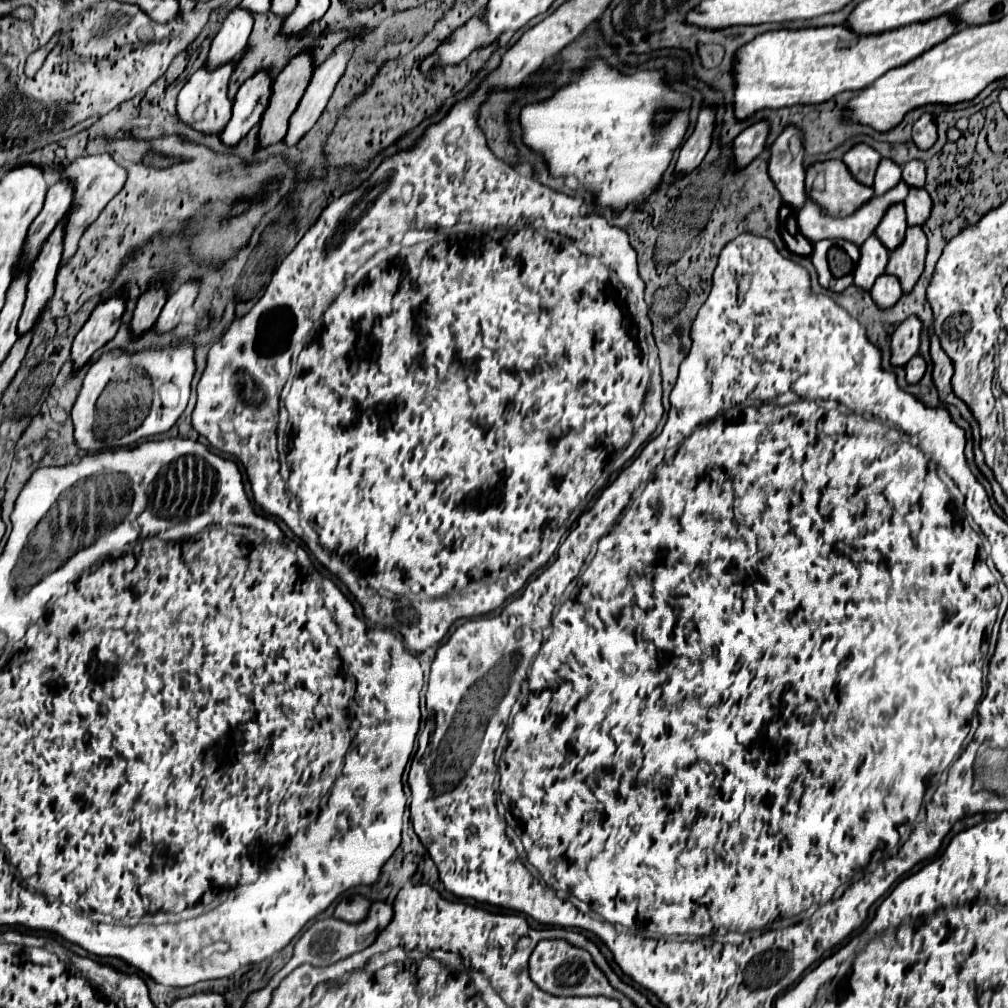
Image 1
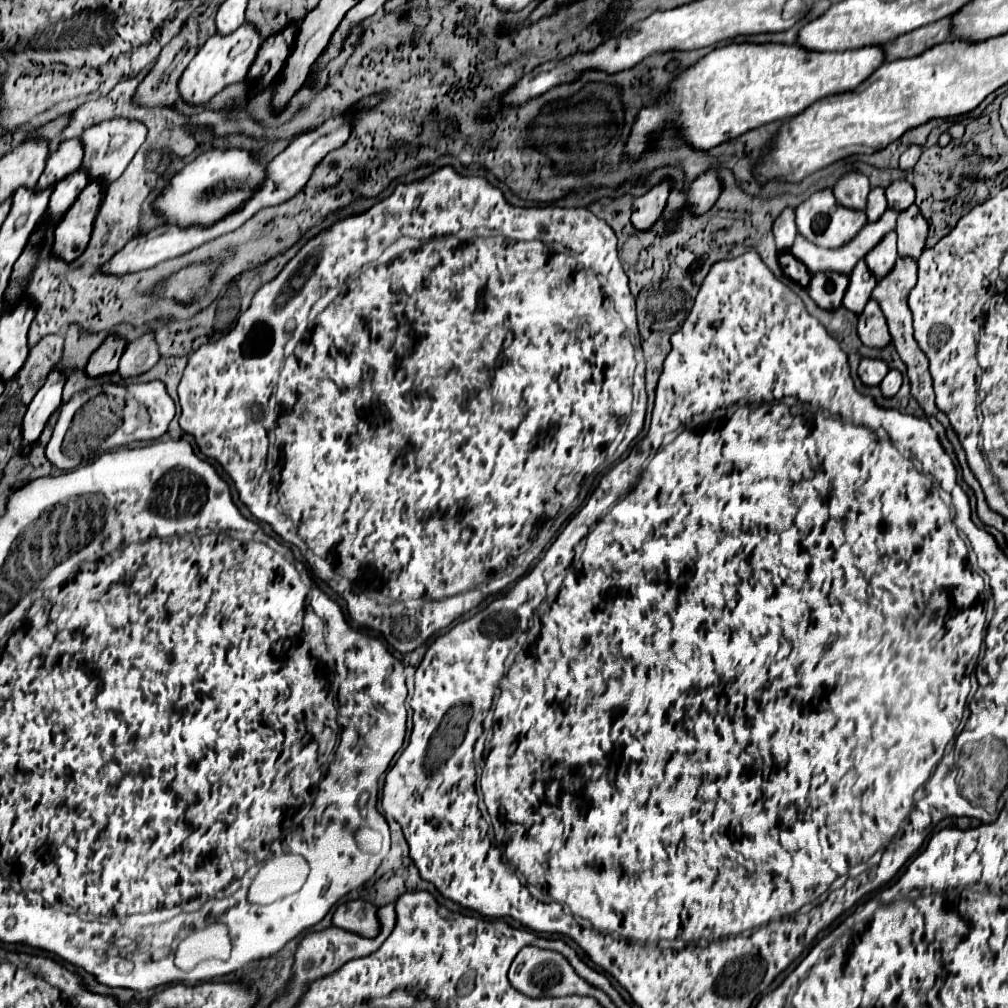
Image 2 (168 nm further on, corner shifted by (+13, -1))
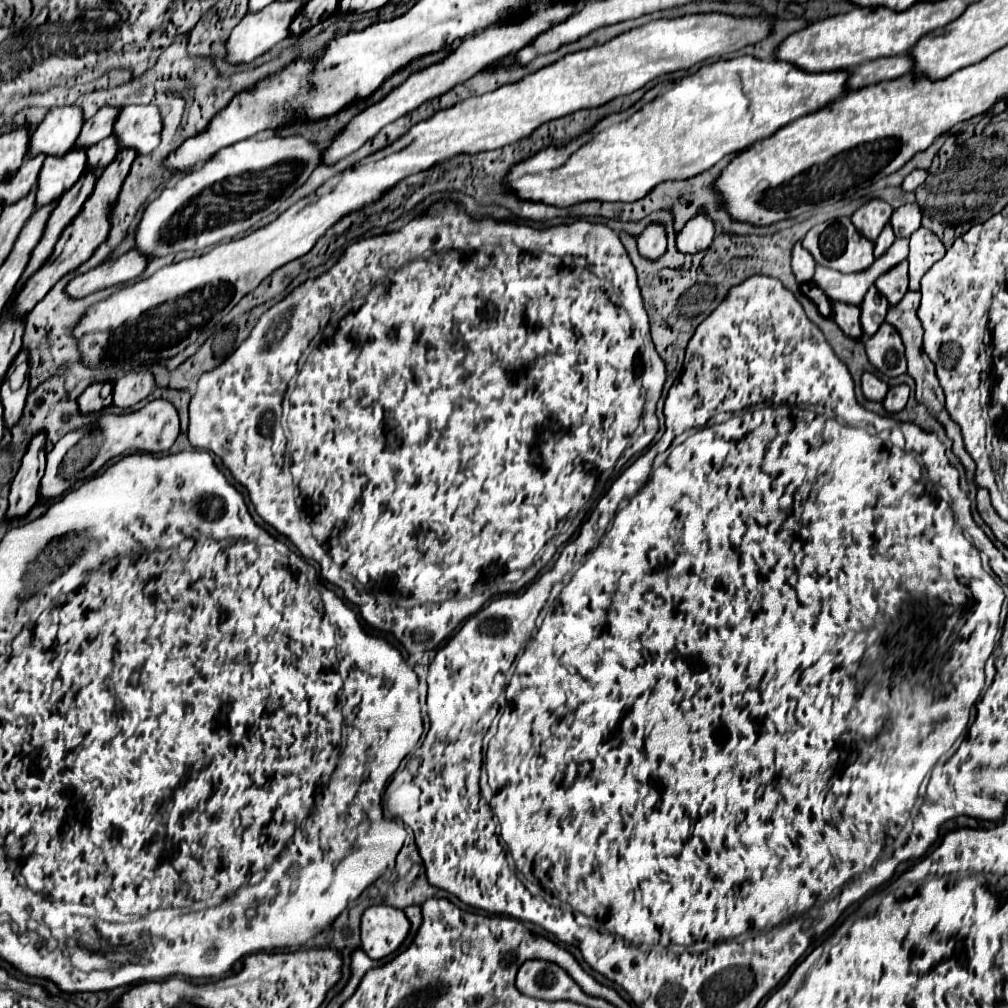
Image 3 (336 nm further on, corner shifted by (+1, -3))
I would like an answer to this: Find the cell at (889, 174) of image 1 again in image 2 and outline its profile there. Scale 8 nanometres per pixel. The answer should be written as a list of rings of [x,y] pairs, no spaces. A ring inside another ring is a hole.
[[[881,187],[871,189],[869,199],[867,199],[867,211],[865,211],[869,223],[873,223],[873,219],[879,219],[881,217],[881,211],[885,211],[885,207],[887,207],[885,189],[881,189]]]

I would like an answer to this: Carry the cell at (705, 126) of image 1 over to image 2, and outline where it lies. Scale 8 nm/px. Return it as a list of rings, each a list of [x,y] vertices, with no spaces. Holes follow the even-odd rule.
[[[663,181],[633,201],[631,223],[637,231],[649,231],[659,221],[665,205],[667,205],[669,187],[671,187],[671,183]]]

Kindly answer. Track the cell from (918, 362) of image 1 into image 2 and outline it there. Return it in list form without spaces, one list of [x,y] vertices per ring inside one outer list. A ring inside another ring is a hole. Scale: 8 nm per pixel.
[[[889,371],[887,375],[885,375],[885,379],[881,381],[881,393],[883,393],[883,397],[893,397],[897,391],[899,391],[899,387],[901,387],[901,373],[899,371]]]

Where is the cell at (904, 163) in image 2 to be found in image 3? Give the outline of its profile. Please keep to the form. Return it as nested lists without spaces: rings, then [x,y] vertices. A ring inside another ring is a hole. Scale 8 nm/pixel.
[[[915,169],[915,171],[911,171],[907,177],[905,177],[905,181],[903,181],[903,189],[905,191],[915,191],[923,181],[927,179],[927,169]]]

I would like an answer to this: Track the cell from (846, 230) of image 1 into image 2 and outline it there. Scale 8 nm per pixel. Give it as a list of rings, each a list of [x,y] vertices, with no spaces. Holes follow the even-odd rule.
[[[887,209],[879,221],[867,223],[853,241],[833,251],[811,245],[805,237],[797,235],[795,245],[793,245],[793,255],[797,255],[797,259],[801,259],[801,263],[805,263],[805,267],[809,267],[813,275],[817,275],[817,271],[833,271],[833,273],[849,275],[853,267],[877,243],[881,243],[881,239],[889,231],[895,231],[895,223],[897,223],[897,213],[893,209]]]

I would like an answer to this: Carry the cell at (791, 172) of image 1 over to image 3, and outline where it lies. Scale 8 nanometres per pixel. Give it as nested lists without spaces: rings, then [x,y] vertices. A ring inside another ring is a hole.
[[[797,241],[797,243],[793,245],[791,265],[793,265],[793,273],[795,273],[795,277],[797,277],[799,283],[803,283],[803,281],[811,281],[811,279],[813,279],[815,259],[811,257],[809,251],[805,251],[805,247],[801,245],[801,241]]]

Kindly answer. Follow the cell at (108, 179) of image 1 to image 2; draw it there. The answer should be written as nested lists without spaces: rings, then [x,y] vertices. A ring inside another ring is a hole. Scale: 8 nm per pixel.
[[[113,117],[107,121],[99,121],[91,125],[89,129],[85,129],[81,135],[81,141],[85,143],[85,157],[83,157],[81,167],[89,171],[91,179],[103,177],[105,179],[103,183],[109,185],[113,179],[117,179],[125,171],[125,167],[129,165],[137,149],[143,145],[145,137],[147,137],[147,127],[141,121],[125,119],[125,117]]]

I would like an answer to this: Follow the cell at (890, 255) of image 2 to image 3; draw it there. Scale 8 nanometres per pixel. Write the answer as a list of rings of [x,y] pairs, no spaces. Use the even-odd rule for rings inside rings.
[[[901,261],[899,265],[891,267],[889,271],[885,271],[883,275],[877,277],[875,281],[877,289],[887,297],[889,305],[895,305],[897,301],[901,301],[901,297],[905,295],[907,287],[909,287],[909,277],[907,277],[907,261]]]

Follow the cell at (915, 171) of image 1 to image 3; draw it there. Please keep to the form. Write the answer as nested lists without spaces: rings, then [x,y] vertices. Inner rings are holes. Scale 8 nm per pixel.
[[[917,203],[901,205],[899,209],[893,211],[891,225],[893,225],[895,235],[909,237],[913,231],[917,231],[921,227],[921,207]]]

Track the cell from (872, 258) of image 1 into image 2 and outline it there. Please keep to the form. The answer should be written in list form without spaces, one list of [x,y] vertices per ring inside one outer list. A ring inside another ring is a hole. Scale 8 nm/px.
[[[859,261],[849,277],[849,287],[843,297],[843,307],[853,311],[855,315],[861,315],[875,285],[877,285],[877,279],[873,279],[865,261]]]

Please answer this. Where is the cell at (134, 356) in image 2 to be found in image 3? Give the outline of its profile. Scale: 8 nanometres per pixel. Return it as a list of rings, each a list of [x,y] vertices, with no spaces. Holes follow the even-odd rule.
[[[139,369],[123,375],[113,389],[113,403],[117,407],[131,407],[145,399],[155,389],[155,375],[151,369]]]

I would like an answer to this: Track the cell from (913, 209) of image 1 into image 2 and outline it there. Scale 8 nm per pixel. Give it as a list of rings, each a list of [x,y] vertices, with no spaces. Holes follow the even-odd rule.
[[[911,205],[907,211],[899,213],[897,237],[899,237],[899,241],[897,241],[899,255],[919,259],[921,251],[925,249],[927,223],[915,205]]]

